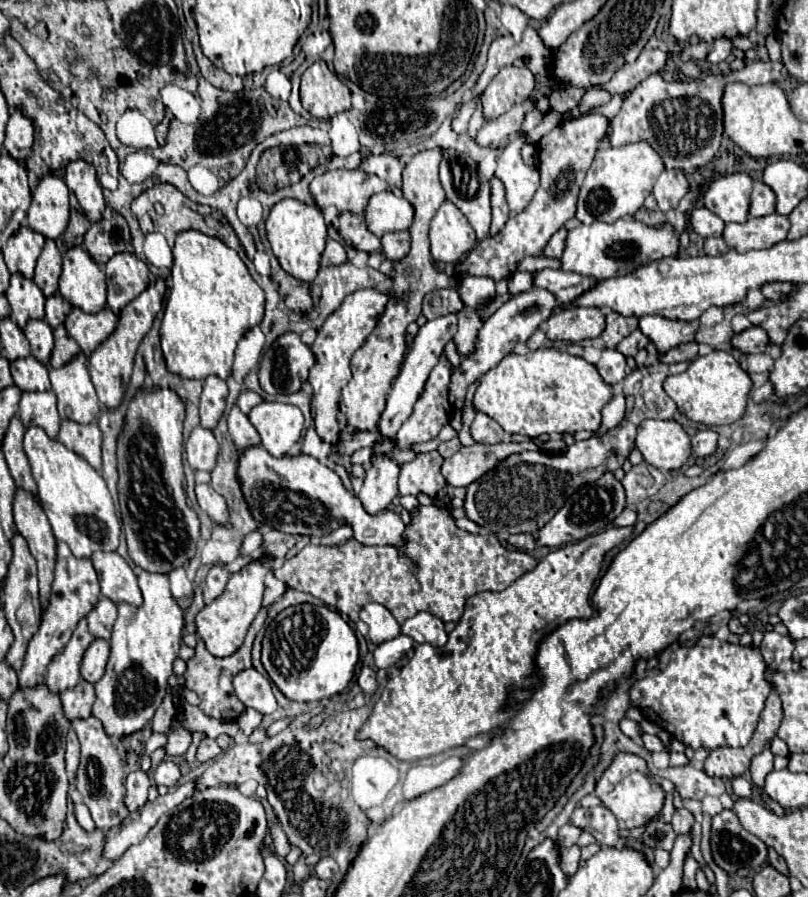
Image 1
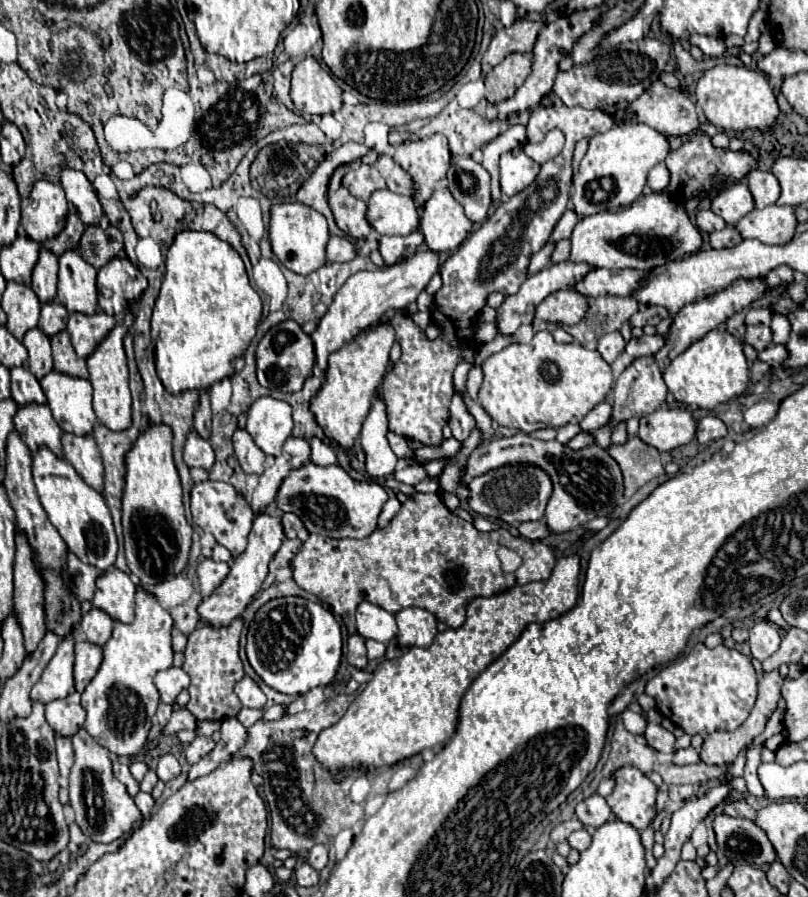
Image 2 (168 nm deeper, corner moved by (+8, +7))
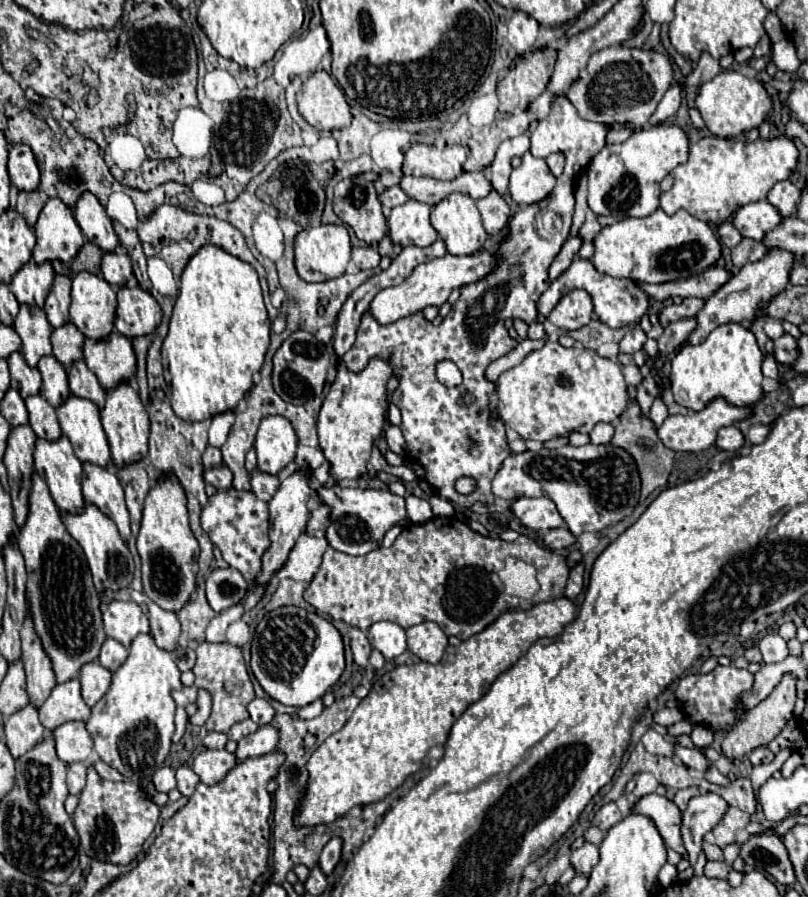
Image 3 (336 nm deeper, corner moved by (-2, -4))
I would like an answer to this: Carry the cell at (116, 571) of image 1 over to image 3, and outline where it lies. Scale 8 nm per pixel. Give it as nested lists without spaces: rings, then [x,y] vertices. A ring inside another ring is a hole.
[[[113,600],[107,612],[103,612],[103,624],[105,624],[105,634],[119,640],[125,648],[129,648],[129,644],[137,634],[149,632],[147,616],[143,616],[139,604],[131,600],[129,602]]]

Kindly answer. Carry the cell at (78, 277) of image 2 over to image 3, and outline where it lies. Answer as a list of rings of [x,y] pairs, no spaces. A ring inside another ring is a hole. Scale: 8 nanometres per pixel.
[[[79,272],[73,278],[71,290],[71,322],[93,340],[105,338],[113,330],[115,292],[101,278],[91,272]]]

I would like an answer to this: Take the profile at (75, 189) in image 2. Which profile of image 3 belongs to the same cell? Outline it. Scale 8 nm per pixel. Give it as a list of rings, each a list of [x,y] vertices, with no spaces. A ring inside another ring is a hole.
[[[83,192],[81,198],[75,204],[75,220],[83,232],[83,236],[97,244],[105,252],[113,252],[119,246],[119,238],[113,230],[111,218],[107,218],[107,212],[103,204],[97,200],[95,194]]]

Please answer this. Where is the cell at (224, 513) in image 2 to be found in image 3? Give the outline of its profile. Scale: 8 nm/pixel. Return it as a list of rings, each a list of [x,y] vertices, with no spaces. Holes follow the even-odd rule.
[[[219,490],[209,496],[207,506],[201,514],[201,526],[211,542],[221,550],[225,562],[239,570],[247,582],[251,582],[261,570],[261,556],[269,548],[269,510],[267,502],[255,498],[253,492],[245,490]]]

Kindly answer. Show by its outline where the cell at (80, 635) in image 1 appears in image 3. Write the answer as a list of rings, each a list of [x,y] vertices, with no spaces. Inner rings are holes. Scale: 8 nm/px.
[[[79,678],[57,684],[39,708],[39,720],[47,730],[53,730],[69,720],[87,720],[89,714],[91,710],[81,698]]]

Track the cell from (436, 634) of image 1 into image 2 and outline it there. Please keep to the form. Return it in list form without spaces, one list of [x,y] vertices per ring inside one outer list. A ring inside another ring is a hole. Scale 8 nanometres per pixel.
[[[417,607],[401,609],[397,615],[399,635],[397,641],[401,645],[417,645],[417,647],[429,647],[437,635],[437,619],[433,613]]]

